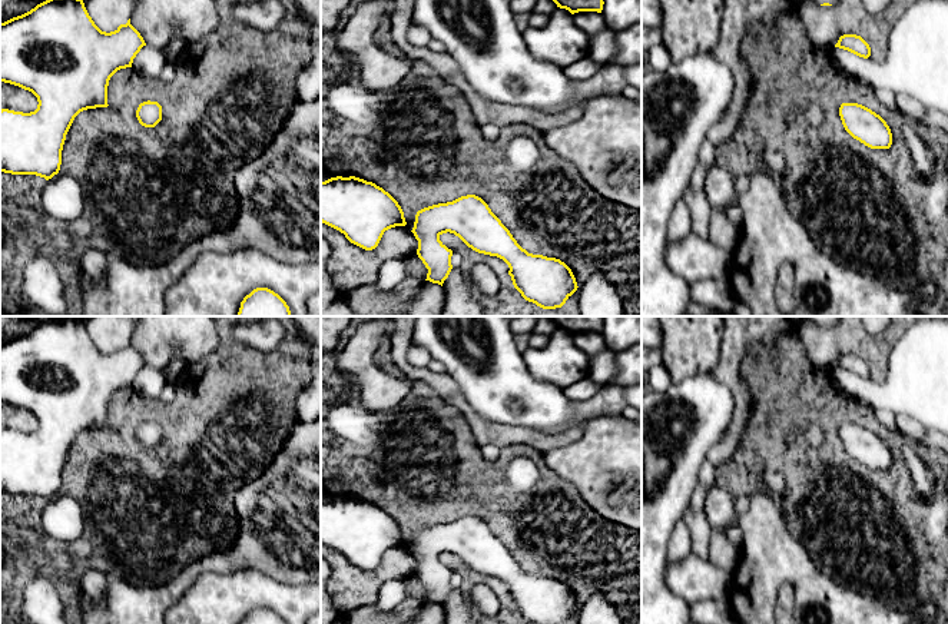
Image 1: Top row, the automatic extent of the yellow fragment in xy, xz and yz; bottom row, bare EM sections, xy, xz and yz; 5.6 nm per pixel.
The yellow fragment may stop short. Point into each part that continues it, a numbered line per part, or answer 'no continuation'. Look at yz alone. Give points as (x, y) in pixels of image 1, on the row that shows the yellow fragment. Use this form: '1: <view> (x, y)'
no continuation

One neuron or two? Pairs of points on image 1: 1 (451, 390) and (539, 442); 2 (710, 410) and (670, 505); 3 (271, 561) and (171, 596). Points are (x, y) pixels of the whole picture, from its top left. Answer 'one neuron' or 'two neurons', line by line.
1: one neuron
2: one neuron
3: one neuron

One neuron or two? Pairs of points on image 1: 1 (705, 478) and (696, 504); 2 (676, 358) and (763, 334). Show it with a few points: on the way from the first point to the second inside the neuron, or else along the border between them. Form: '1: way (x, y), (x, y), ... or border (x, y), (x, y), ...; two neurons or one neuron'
1: way (702, 484), (698, 498); one neuron
2: border (725, 331), (721, 339), (719, 361), (710, 372); two neurons

